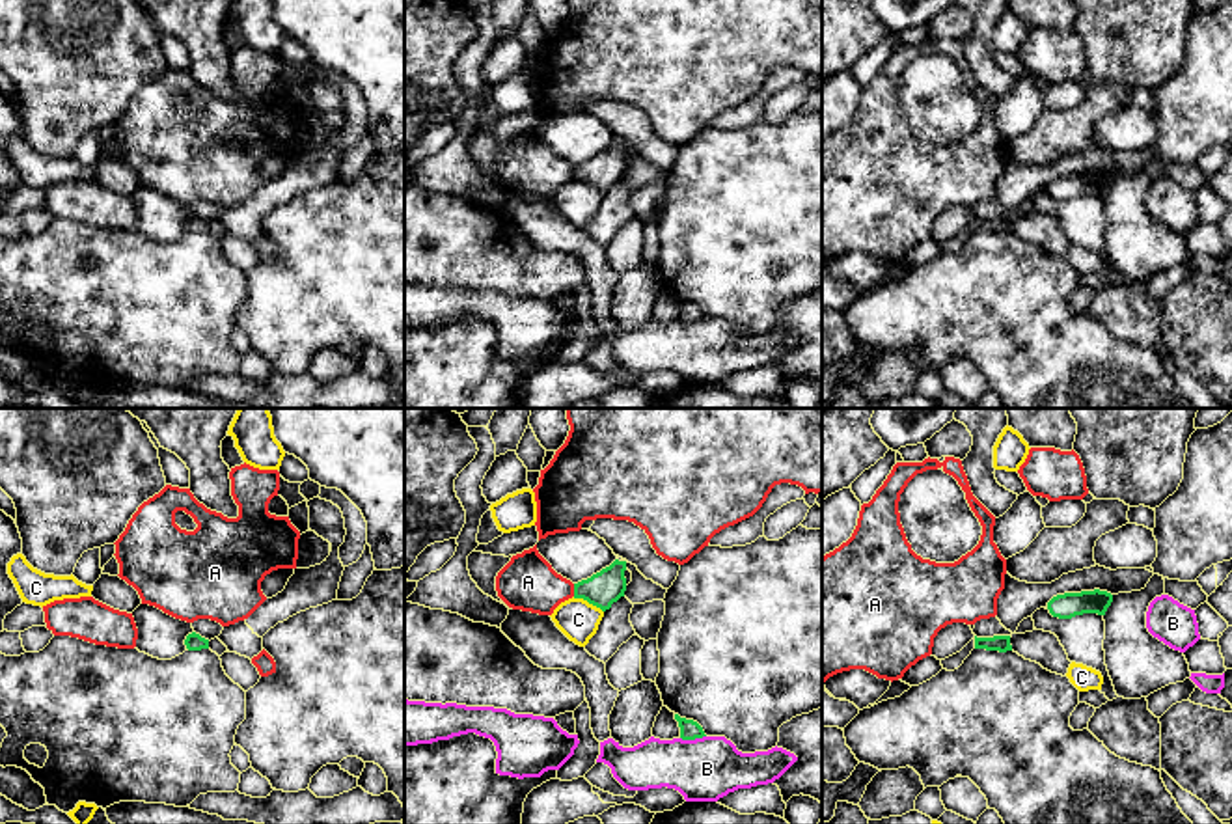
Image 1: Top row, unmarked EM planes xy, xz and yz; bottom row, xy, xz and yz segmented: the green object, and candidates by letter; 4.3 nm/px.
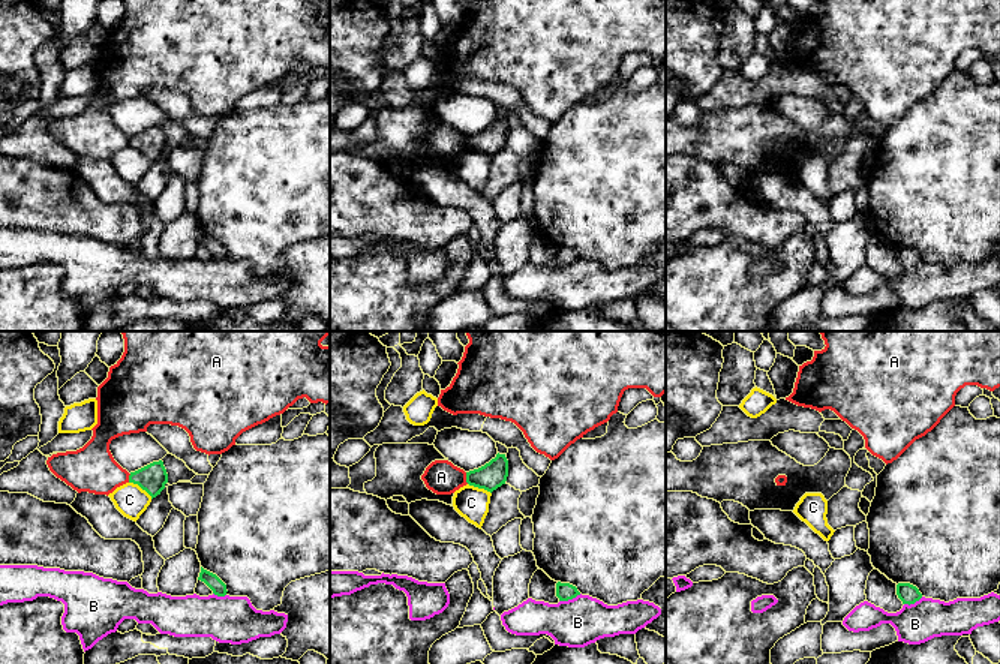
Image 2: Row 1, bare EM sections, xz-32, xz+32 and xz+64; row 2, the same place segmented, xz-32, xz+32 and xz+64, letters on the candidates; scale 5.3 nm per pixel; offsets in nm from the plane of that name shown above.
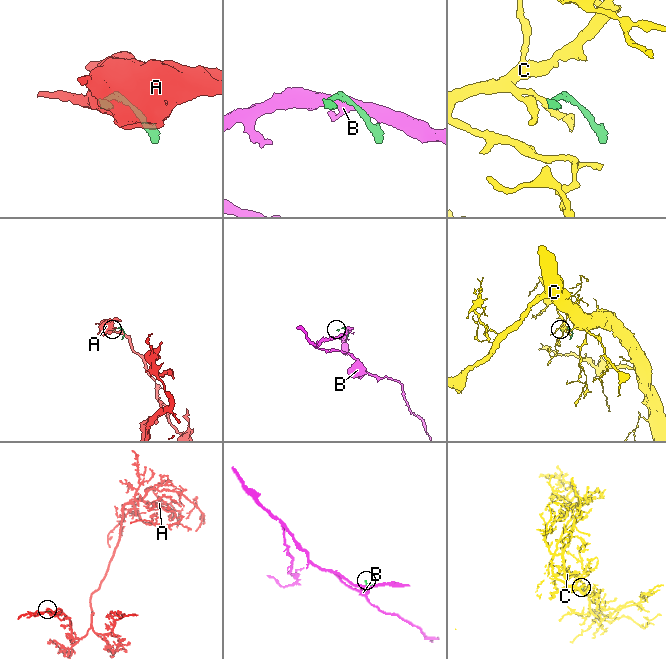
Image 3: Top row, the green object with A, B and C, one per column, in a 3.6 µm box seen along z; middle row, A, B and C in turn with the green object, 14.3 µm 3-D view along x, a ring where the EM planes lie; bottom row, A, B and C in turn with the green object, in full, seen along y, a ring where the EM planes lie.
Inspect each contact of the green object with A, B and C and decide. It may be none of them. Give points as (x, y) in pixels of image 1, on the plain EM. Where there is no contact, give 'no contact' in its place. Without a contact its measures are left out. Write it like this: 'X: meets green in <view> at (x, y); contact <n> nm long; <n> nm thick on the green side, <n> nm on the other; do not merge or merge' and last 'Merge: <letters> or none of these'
A: meets green in xz at (574, 172); contact 60 nm long; 150 nm thick on the green side, 240 nm on the other; do not merge
B: meets green in xz at (692, 321); contact 110 nm long; 90 nm thick on the green side, 280 nm on the other; do not merge
C: meets green in xz at (588, 183); contact 150 nm long; 150 nm thick on the green side, 170 nm on the other; do not merge
Merge: none of these

